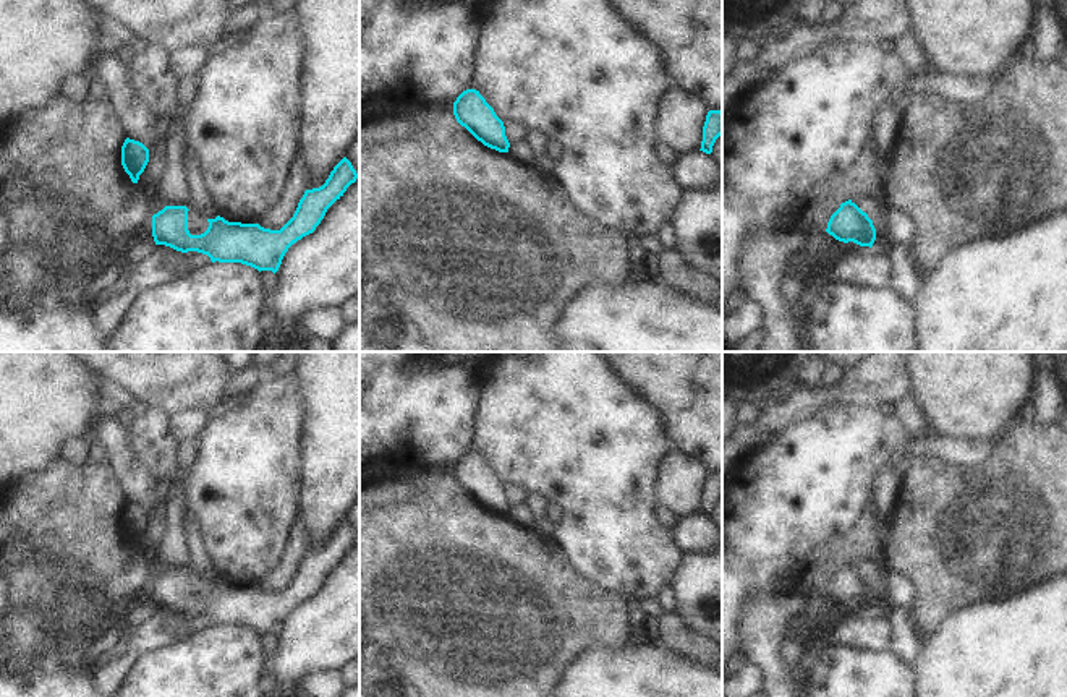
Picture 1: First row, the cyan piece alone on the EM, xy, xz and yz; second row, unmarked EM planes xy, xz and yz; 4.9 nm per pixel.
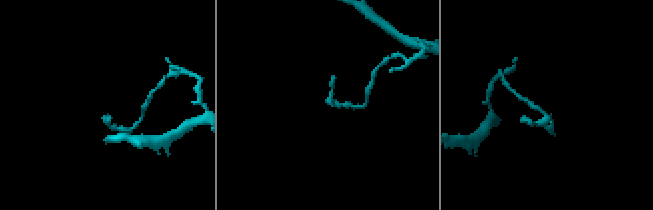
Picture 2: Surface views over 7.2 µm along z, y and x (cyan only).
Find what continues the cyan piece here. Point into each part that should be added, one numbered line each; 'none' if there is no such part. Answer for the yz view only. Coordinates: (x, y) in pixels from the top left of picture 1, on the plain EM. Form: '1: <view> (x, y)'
none

